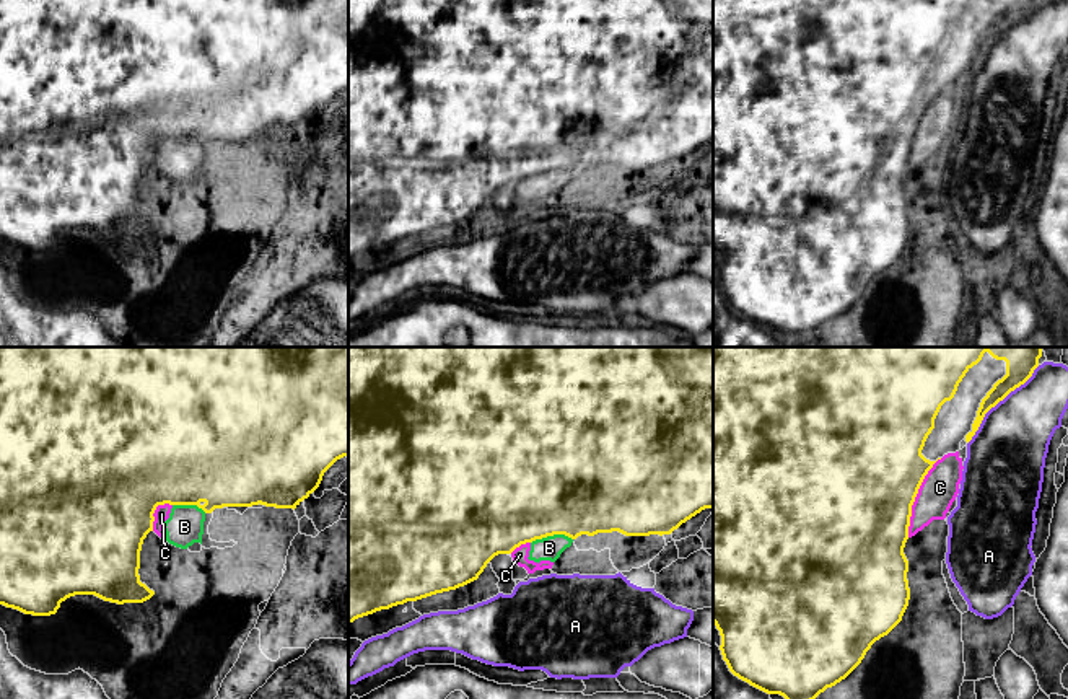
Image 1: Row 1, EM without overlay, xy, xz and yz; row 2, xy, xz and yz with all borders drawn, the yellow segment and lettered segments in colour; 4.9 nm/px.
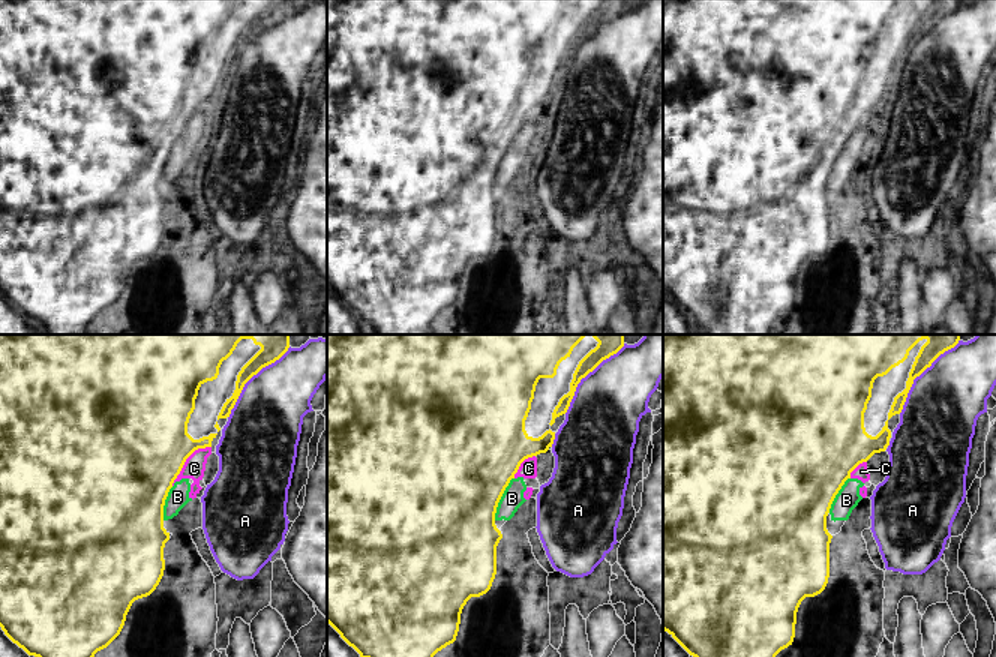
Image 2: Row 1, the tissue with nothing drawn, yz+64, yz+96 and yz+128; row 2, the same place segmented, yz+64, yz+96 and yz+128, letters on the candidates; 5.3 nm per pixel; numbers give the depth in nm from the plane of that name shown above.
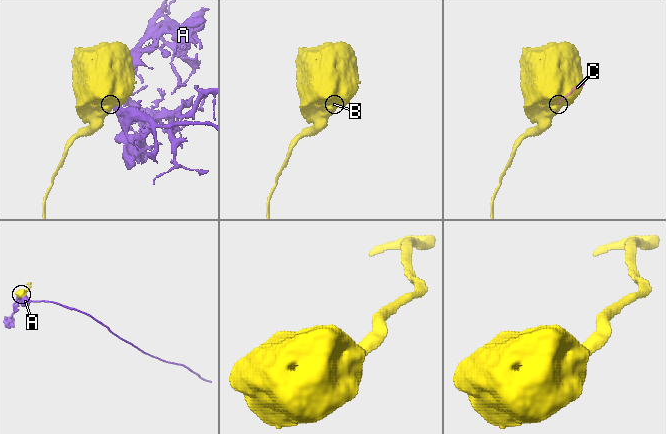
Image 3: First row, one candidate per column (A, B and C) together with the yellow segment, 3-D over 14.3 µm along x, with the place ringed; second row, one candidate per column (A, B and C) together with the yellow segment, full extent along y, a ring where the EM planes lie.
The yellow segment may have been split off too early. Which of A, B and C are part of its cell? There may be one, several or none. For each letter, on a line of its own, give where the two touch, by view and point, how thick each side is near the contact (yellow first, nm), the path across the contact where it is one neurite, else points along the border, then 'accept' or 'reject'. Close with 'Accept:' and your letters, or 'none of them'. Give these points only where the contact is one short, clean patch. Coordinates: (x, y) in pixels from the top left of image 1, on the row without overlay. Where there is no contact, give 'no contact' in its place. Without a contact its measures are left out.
A: contact yz (998, 36); calibres 110 and 360 nm; reject
B: contact xz (551, 170); calibres 500 and 120 nm; border xz (572, 173), (547, 170), (531, 178); reject
C: contact yz (915, 131); calibres 500 and 190 nm; reject
Accept: none of them

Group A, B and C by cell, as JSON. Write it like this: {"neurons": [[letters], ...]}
{"neurons": [["A"], ["B", "C"]]}

